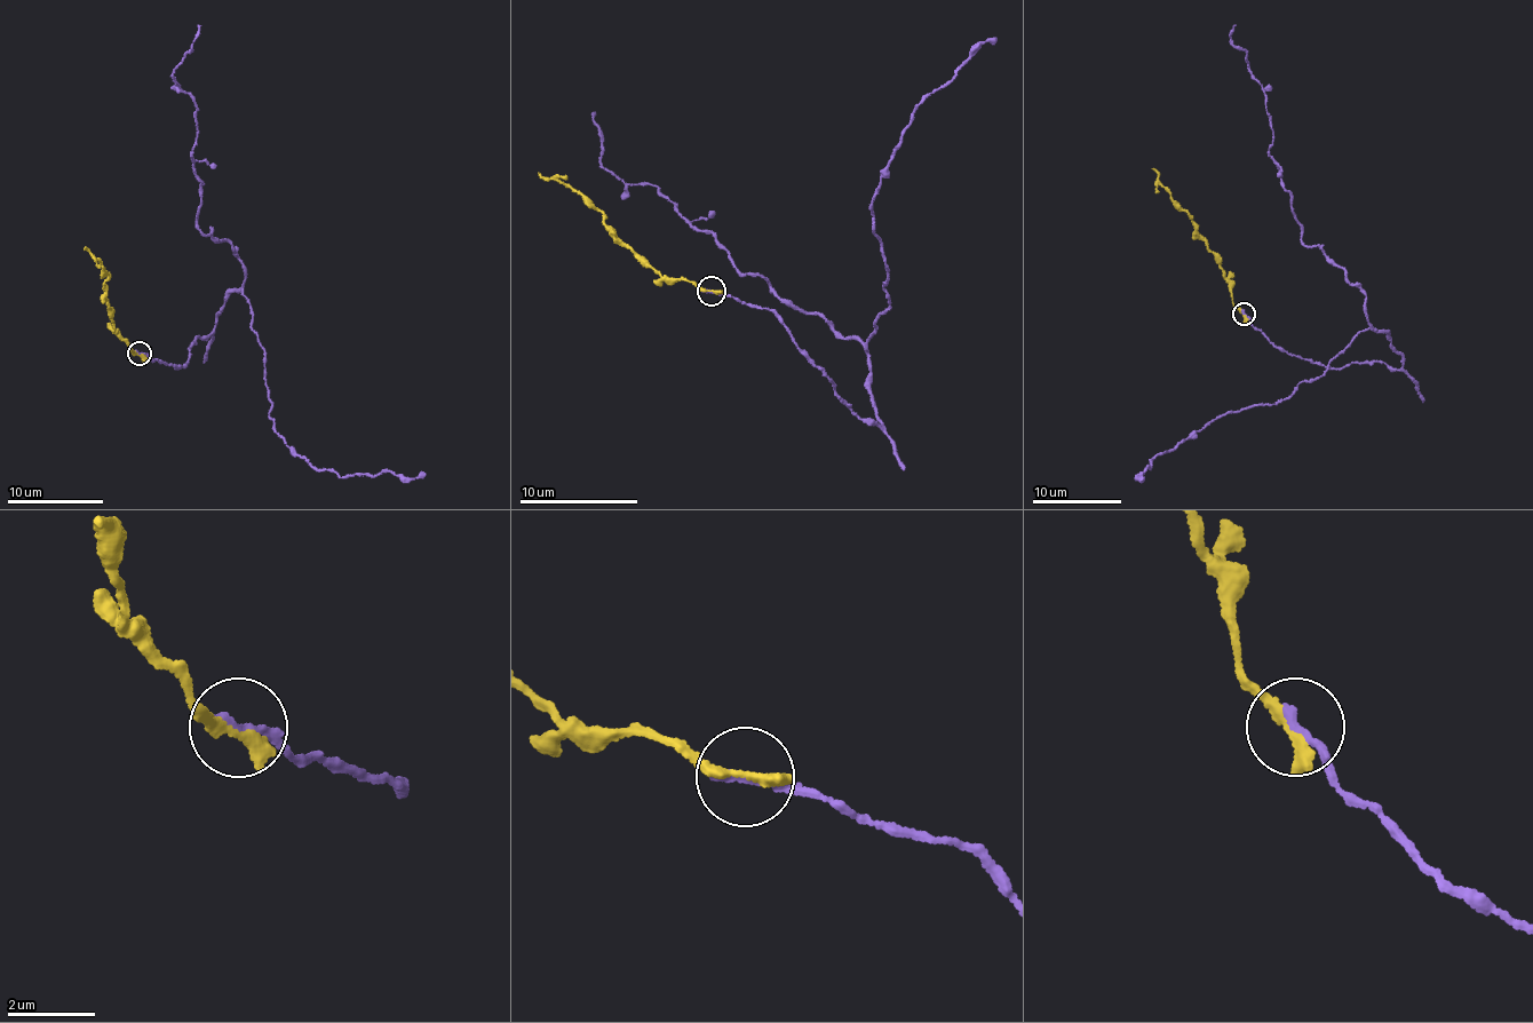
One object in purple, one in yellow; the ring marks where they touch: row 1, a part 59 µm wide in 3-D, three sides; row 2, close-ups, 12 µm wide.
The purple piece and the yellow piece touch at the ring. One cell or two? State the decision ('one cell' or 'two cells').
two cells

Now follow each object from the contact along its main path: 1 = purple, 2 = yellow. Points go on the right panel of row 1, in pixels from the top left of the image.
1: (1244, 314), (1329, 369), (1404, 365), (1366, 294), (1304, 244), (1233, 25)
2: (1244, 314), (1233, 303), (1220, 258), (1151, 168)

